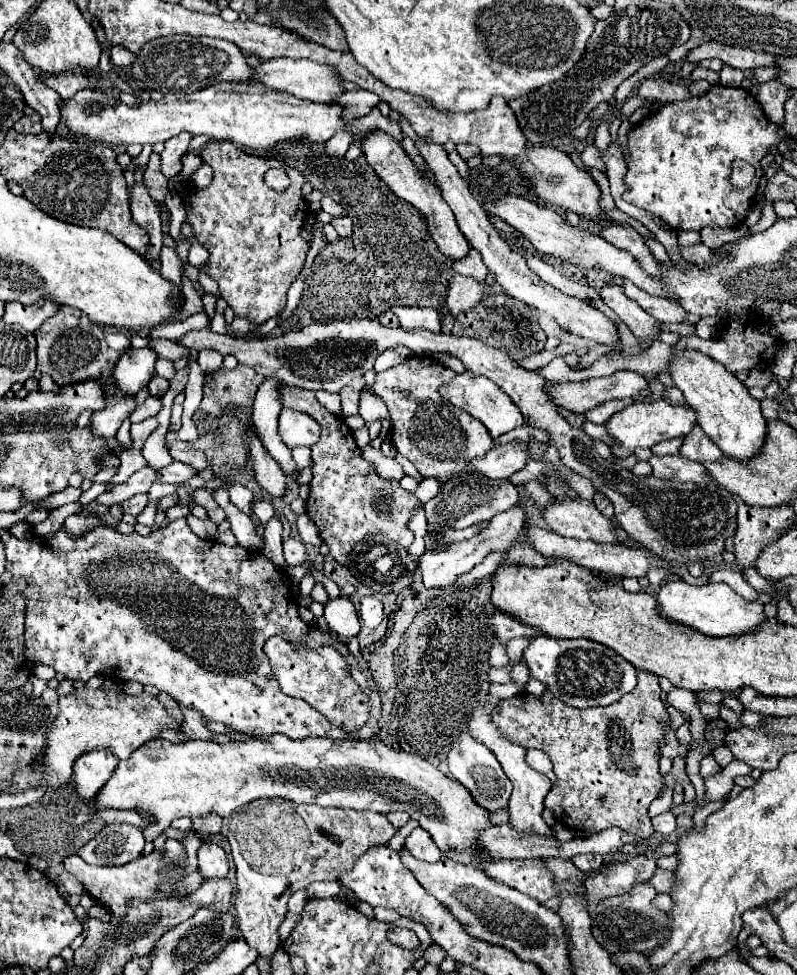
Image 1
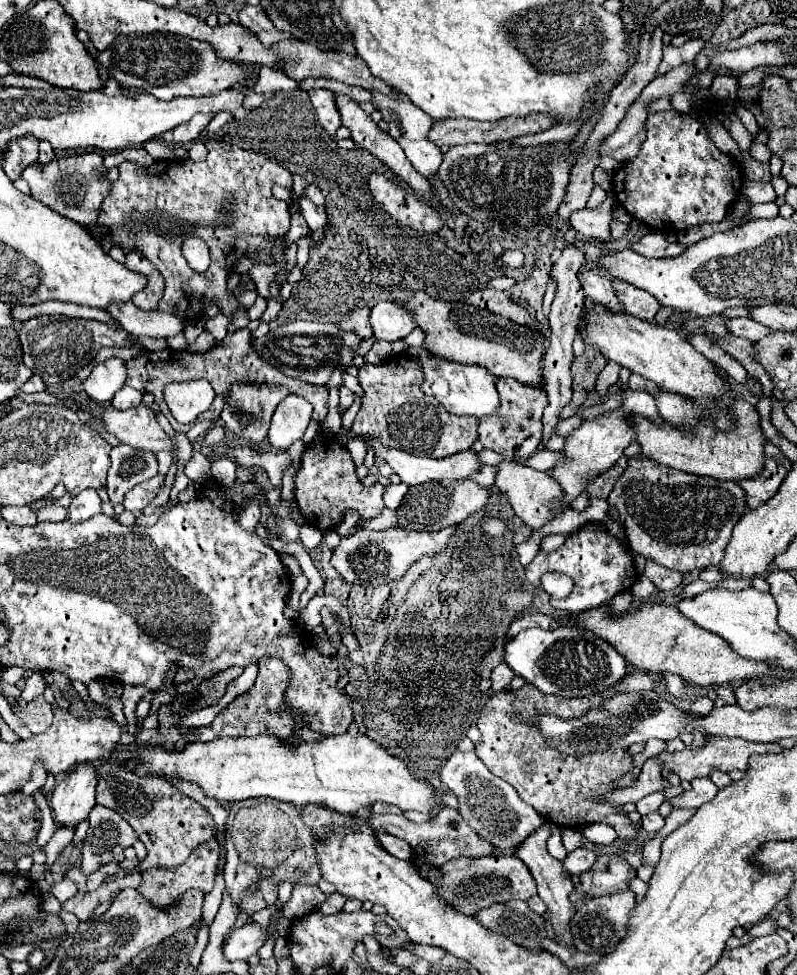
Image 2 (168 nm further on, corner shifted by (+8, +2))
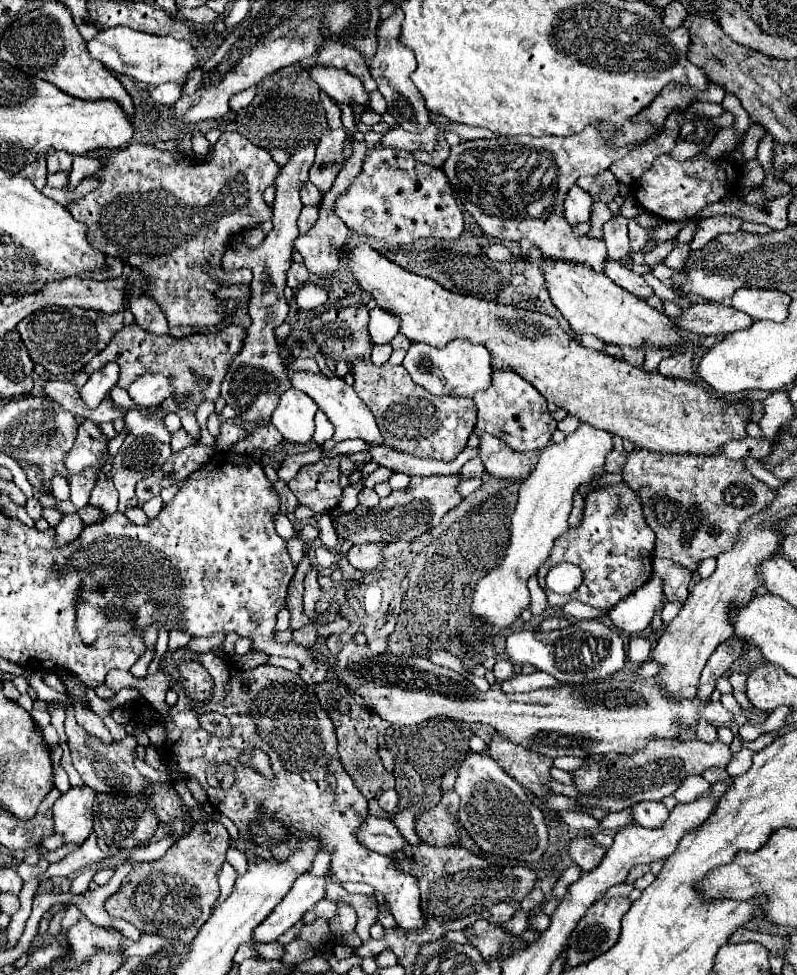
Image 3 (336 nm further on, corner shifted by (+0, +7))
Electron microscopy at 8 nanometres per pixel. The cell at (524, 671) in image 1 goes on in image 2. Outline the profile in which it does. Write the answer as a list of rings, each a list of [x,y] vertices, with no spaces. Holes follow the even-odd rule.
[[[501,663],[501,665],[497,665],[497,667],[493,669],[493,673],[491,673],[493,691],[501,691],[501,689],[505,689],[505,687],[511,683],[513,675],[515,675],[515,673],[509,669],[509,665],[507,665],[507,663]]]

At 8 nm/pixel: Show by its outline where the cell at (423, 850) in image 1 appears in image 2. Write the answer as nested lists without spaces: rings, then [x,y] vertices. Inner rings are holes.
[[[375,831],[375,839],[379,839],[379,845],[387,853],[391,853],[393,857],[397,857],[397,859],[411,859],[409,843],[403,843],[401,839],[397,839],[393,835],[387,835],[385,831]]]

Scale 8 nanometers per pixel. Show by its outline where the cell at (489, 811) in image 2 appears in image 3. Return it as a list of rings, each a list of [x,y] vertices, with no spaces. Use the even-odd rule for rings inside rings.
[[[469,752],[457,768],[455,792],[461,798],[459,822],[491,854],[517,862],[537,862],[547,848],[547,820],[529,792],[513,780],[487,752]]]

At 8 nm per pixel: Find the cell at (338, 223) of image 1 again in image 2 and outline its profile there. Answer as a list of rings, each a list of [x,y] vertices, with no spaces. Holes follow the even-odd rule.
[[[301,197],[301,201],[299,201],[299,213],[303,215],[303,219],[305,219],[305,223],[309,225],[311,231],[317,231],[317,229],[321,229],[327,223],[325,209],[315,205],[315,203],[311,203],[307,197]]]

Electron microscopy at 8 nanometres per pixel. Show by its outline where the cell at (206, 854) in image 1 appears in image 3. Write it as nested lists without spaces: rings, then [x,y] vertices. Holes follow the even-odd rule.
[[[221,822],[195,824],[187,836],[177,840],[163,858],[155,862],[135,864],[123,880],[121,890],[105,902],[111,916],[131,922],[139,932],[159,934],[165,938],[193,940],[211,916],[211,908],[219,896],[217,876],[225,862],[229,832]]]

